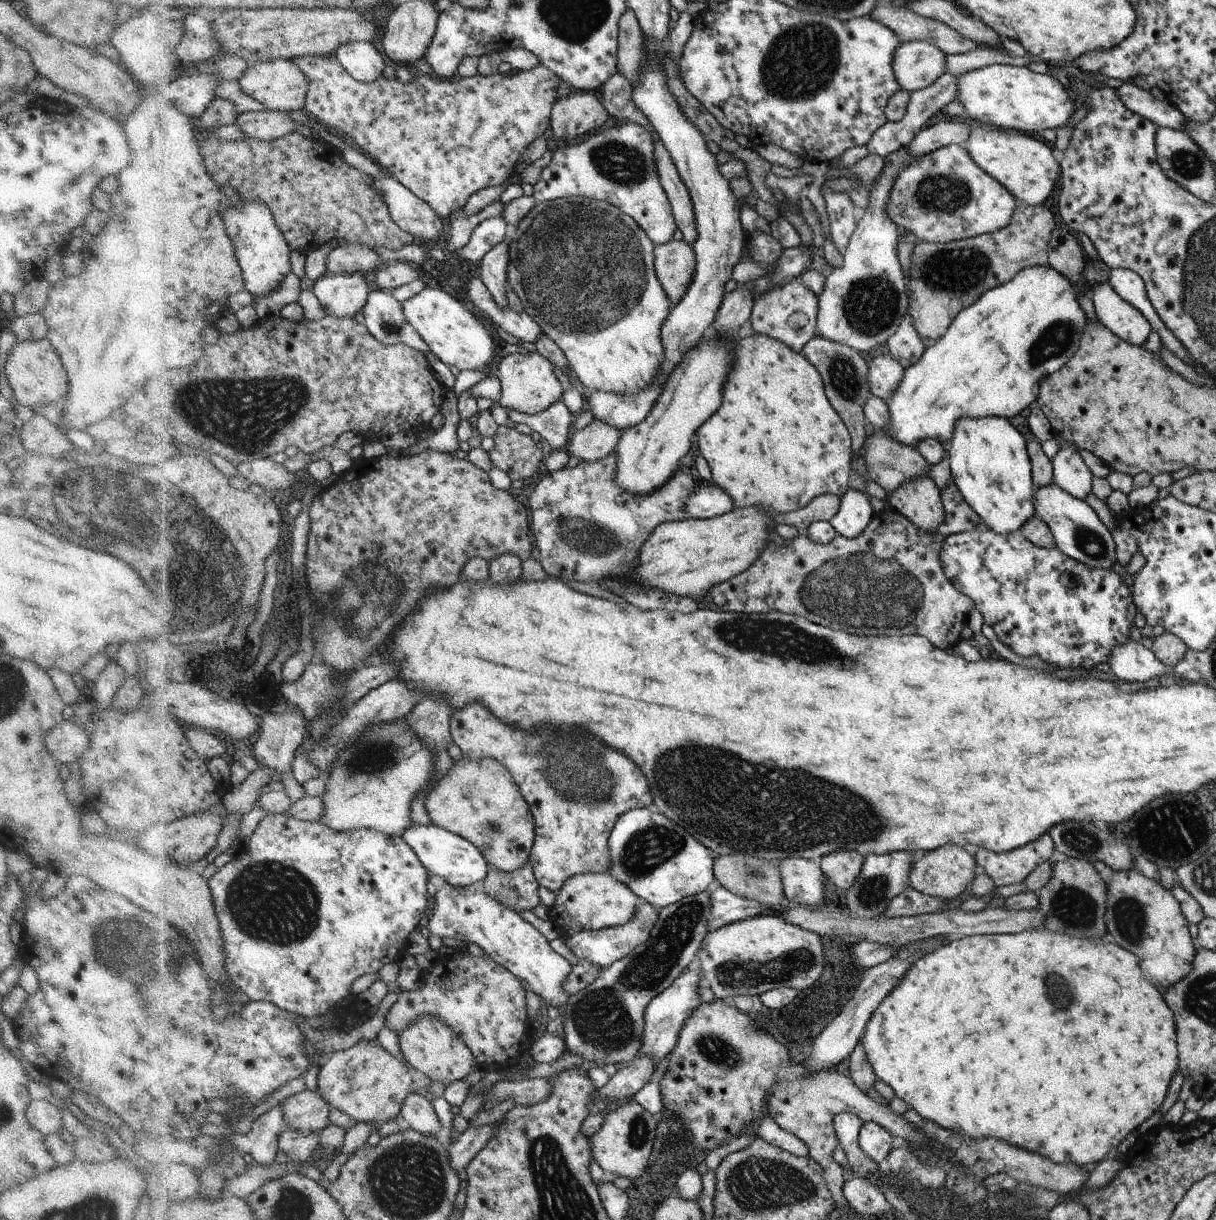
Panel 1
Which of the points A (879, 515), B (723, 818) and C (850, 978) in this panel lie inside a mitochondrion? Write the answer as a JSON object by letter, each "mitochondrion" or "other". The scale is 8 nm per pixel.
{"A":"other","B":"mitochondrion","C":"other"}

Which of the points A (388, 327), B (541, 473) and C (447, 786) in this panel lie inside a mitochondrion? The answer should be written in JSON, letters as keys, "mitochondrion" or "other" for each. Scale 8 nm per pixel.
{"A":"mitochondrion","B":"other","C":"other"}

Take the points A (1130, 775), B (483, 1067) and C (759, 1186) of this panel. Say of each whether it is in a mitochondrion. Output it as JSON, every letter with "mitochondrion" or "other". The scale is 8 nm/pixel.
{"A":"other","B":"other","C":"mitochondrion"}

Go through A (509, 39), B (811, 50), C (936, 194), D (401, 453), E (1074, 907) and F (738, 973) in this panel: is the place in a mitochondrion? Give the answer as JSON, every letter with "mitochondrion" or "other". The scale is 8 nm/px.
{"A":"other","B":"mitochondrion","C":"mitochondrion","D":"other","E":"mitochondrion","F":"mitochondrion"}

